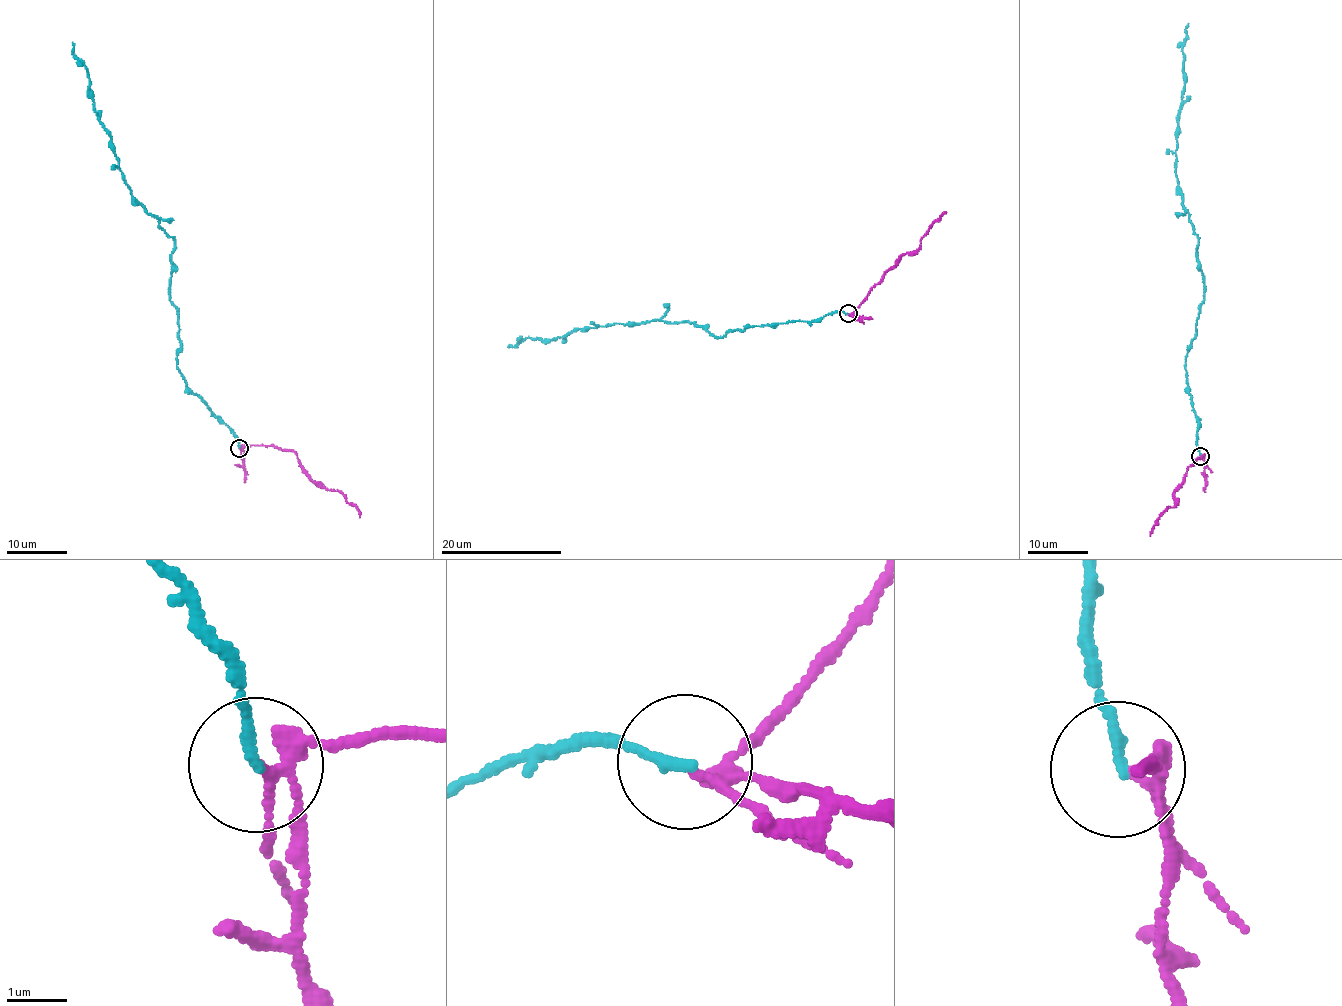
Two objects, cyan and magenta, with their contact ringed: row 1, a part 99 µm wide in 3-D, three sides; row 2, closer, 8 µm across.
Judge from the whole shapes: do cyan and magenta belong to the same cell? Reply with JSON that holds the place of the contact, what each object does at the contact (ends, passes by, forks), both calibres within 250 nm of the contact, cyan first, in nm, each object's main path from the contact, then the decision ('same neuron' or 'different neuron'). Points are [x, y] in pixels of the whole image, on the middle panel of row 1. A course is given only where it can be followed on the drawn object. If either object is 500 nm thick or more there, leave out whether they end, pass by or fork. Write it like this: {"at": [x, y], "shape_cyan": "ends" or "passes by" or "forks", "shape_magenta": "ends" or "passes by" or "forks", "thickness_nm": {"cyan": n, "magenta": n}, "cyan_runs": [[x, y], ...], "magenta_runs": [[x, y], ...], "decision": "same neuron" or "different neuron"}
{"at": [848, 313], "shape_cyan": "ends", "shape_magenta": "forks", "thickness_nm": {"cyan": 170, "magenta": 120}, "cyan_runs": [[848, 313], [744, 326], [722, 337], [690, 322], [653, 319], [576, 328], [557, 338], [527, 337], [507, 347]], "magenta_runs": [[848, 313], [853, 314], [871, 288], [899, 258], [921, 246], [921, 239], [932, 223], [946, 212]], "decision": "different neuron"}

